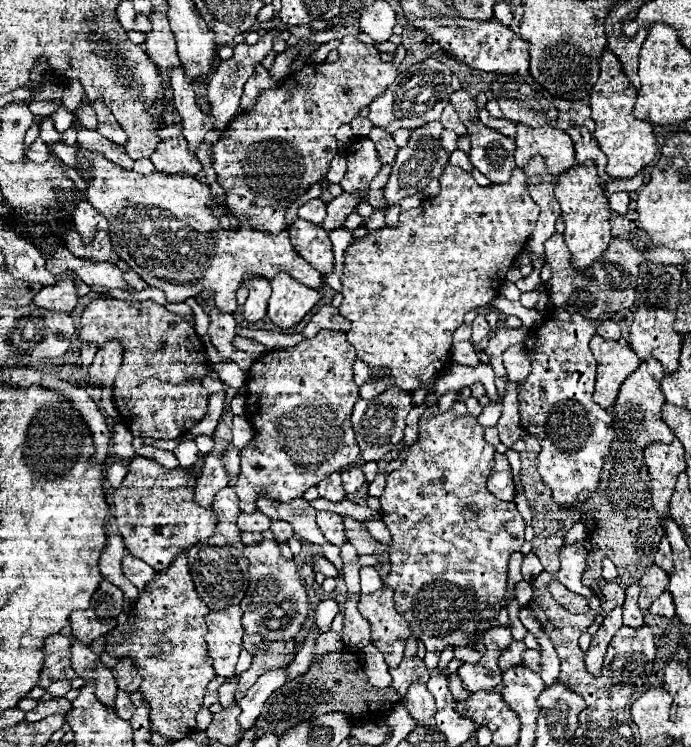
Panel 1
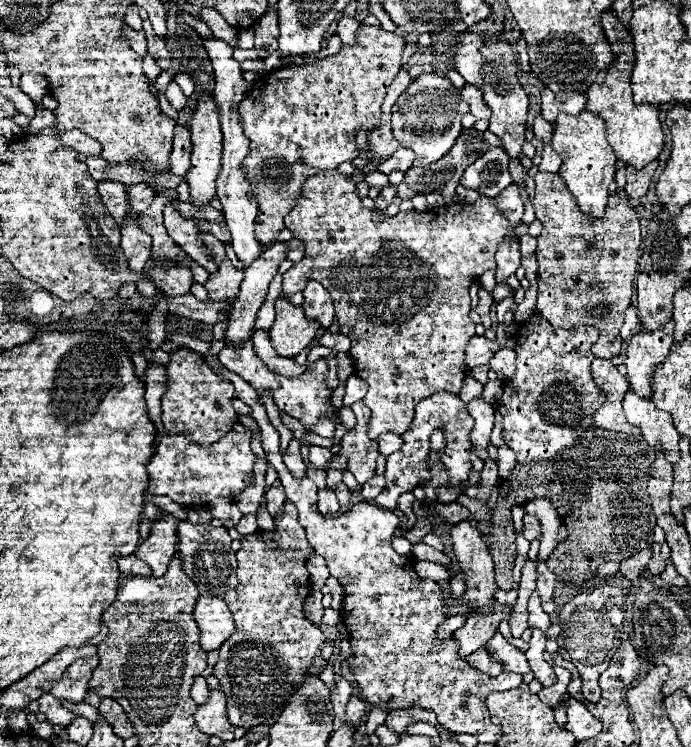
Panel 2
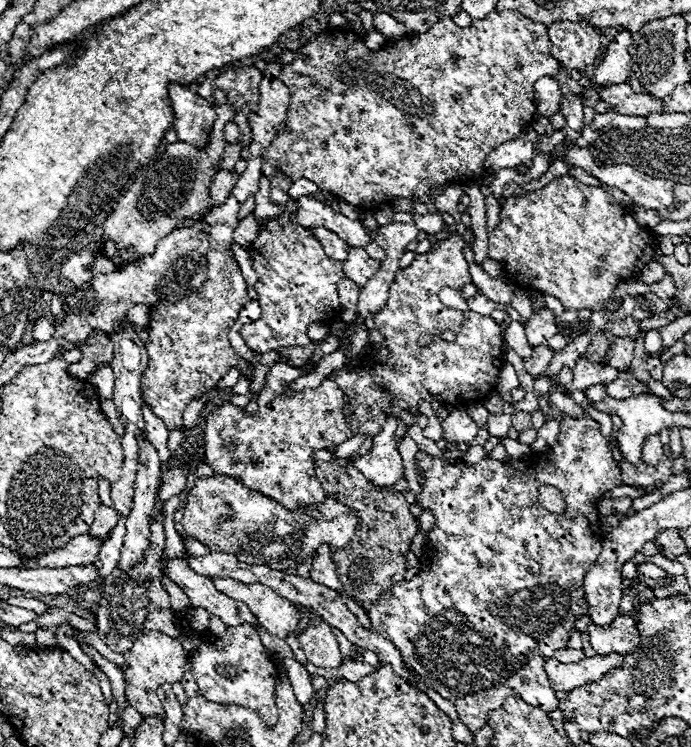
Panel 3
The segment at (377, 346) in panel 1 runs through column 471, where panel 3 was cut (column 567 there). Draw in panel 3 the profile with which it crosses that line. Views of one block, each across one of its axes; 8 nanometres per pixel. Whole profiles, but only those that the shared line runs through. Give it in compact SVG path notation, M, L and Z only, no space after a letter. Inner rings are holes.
M568 174L554 178L540 190L506 198L500 208L500 224L488 236L488 256L502 262L506 280L522 288L534 288L558 298L564 310L588 308L592 312L612 312L604 306L610 302L616 286L620 282L636 280L636 276L642 274L642 270L652 262L656 254L654 236L636 224L632 214L614 200L612 192L582 184Z

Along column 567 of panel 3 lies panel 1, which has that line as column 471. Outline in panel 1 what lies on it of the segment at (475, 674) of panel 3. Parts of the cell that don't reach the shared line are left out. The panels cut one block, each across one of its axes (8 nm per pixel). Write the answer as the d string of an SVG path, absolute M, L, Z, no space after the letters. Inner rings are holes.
M432 404L420 418L420 432L418 432L418 440L410 446L404 464L390 472L388 476L388 484L384 494L380 496L380 504L382 504L382 520L386 524L386 528L390 530L392 536L392 544L390 544L390 574L386 578L382 578L382 584L386 588L394 590L394 608L402 614L402 618L406 618L406 622L410 624L412 634L422 640L426 644L426 656L424 662L430 666L436 666L436 662L440 660L440 652L446 646L468 646L476 640L476 628L480 622L488 622L494 620L500 612L500 600L504 598L506 590L508 590L508 558L512 552L518 552L520 546L524 544L524 518L520 516L520 512L516 510L516 504L512 502L504 502L498 500L496 496L492 496L486 490L486 478L490 476L490 470L494 466L494 446L484 442L484 428L476 422L474 416L464 414L464 416L454 416L452 412L438 412L438 406Z

